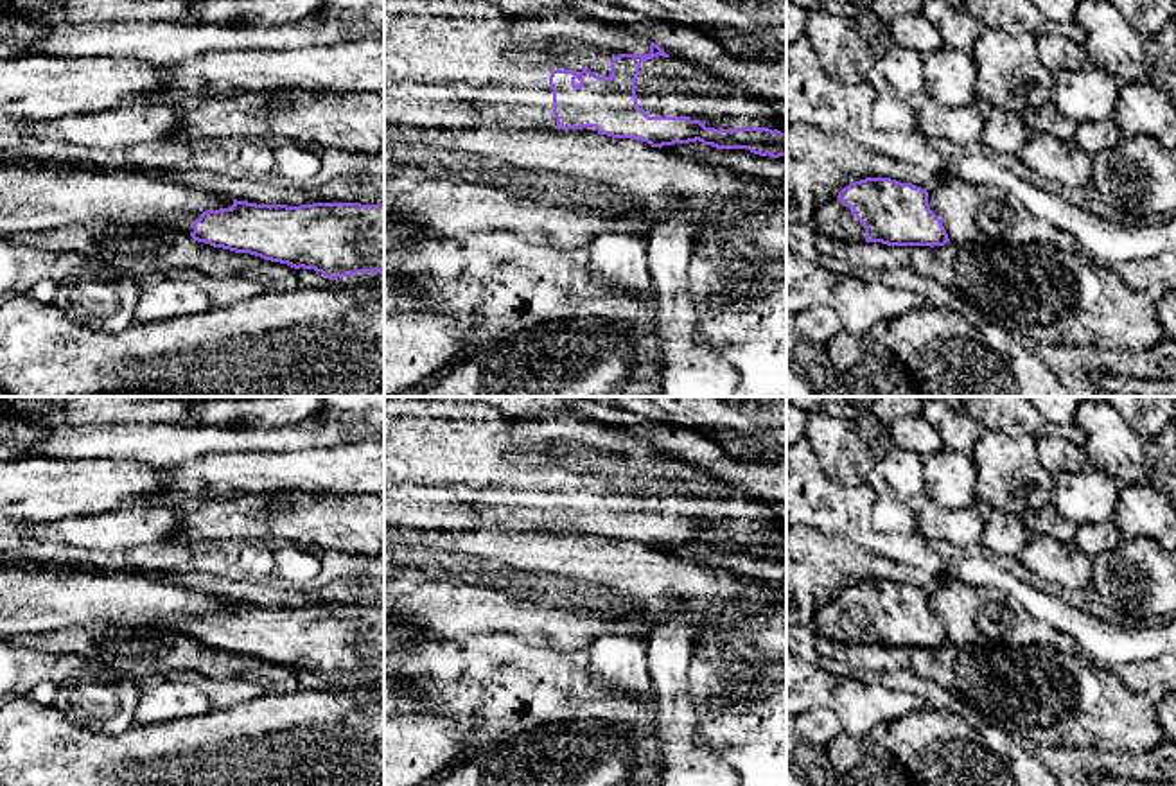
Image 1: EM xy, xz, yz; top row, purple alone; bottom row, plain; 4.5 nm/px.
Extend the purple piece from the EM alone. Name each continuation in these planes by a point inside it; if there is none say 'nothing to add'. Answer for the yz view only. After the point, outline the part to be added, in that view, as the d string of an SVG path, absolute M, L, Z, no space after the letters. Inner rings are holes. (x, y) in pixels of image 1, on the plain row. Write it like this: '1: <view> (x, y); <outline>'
1: yz (833, 621); M838 599L828 601L817 608L813 628L817 633L835 642L865 644L864 626Z

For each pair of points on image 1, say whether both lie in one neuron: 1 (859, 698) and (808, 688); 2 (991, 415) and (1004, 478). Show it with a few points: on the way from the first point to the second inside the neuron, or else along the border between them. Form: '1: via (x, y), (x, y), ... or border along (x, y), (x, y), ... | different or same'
1: via (846, 698), (833, 698), (821, 689) | same
2: border along (986, 427), (1029, 435), (1036, 440) | different

